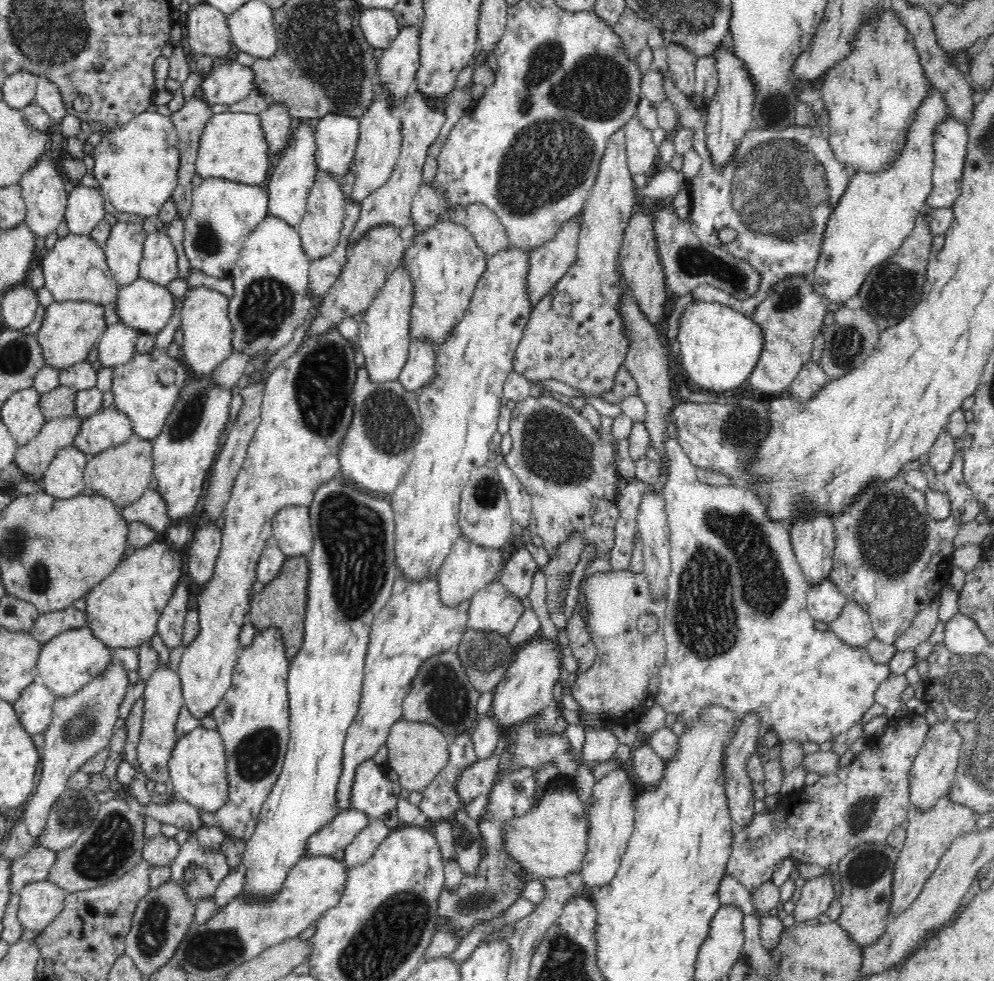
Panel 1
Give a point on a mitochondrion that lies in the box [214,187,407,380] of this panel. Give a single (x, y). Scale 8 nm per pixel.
(267, 303)

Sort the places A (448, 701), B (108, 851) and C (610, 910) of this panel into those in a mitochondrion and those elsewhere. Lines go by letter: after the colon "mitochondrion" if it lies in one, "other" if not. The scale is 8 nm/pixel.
A: mitochondrion
B: mitochondrion
C: other

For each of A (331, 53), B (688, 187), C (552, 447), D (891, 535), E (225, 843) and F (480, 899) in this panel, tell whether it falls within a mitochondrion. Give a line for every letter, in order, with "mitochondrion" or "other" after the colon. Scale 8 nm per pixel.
A: mitochondrion
B: other
C: mitochondrion
D: mitochondrion
E: other
F: mitochondrion

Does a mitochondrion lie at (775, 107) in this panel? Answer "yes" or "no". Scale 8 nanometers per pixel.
yes

